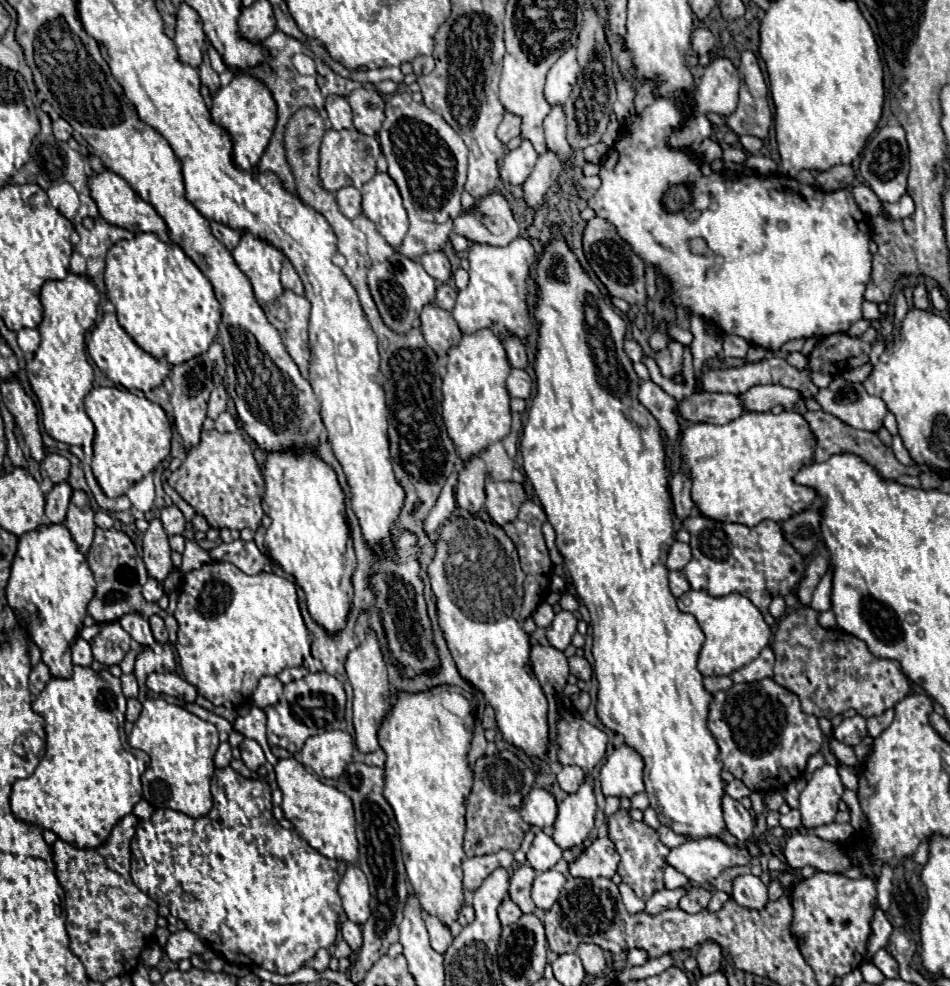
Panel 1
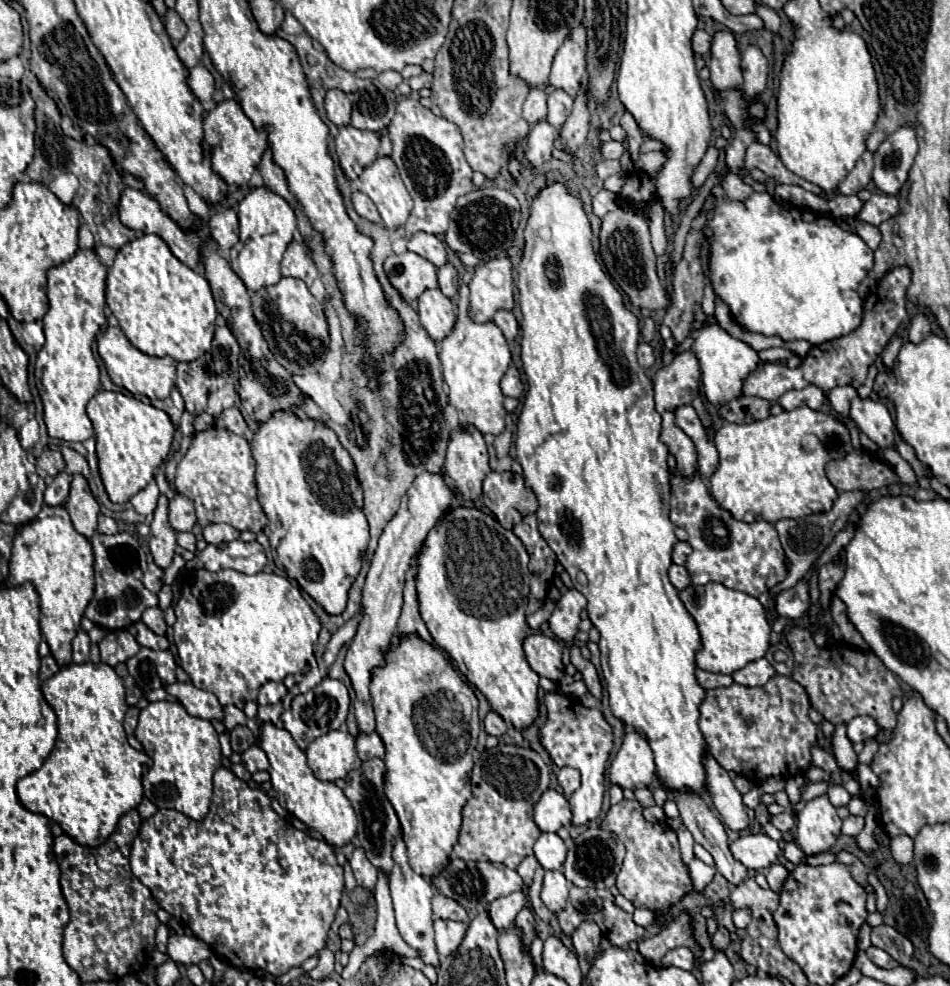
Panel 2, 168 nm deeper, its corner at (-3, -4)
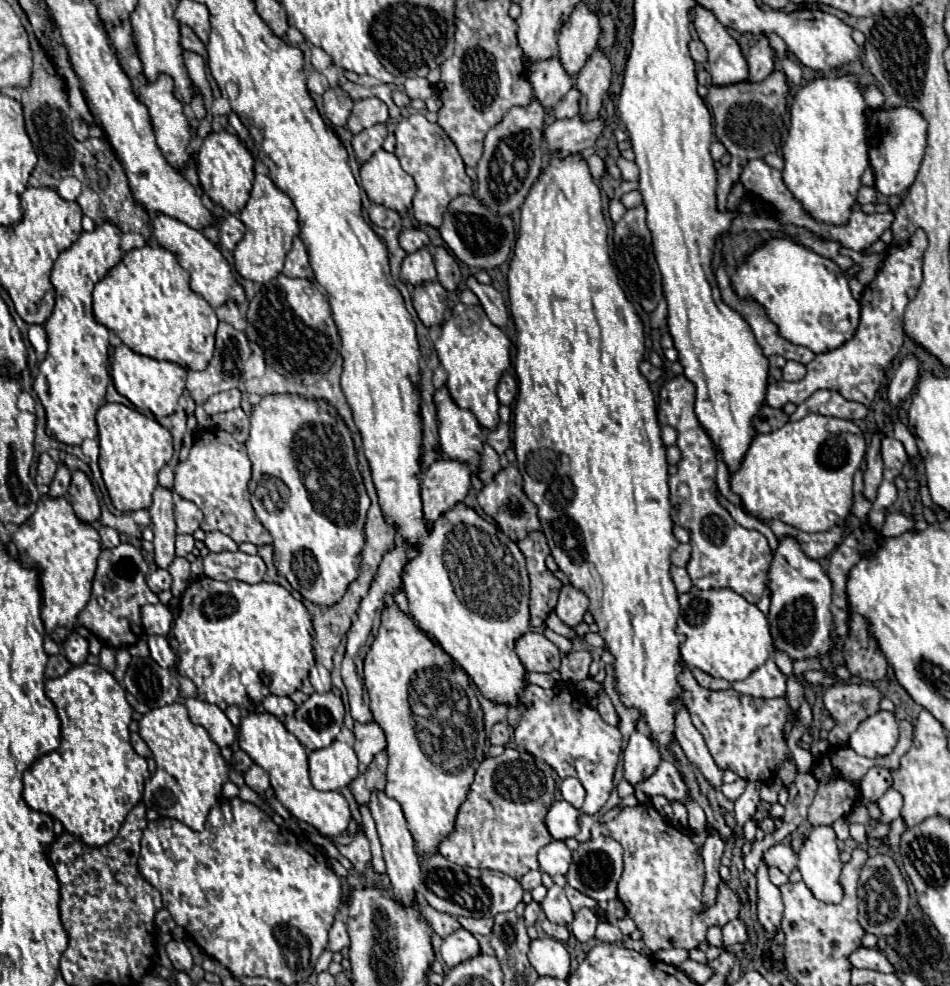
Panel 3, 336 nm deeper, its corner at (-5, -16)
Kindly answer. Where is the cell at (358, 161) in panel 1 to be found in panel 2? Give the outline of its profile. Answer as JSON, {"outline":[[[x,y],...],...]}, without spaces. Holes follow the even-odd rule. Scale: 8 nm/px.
{"outline":[[[353,126],[341,128],[335,138],[335,150],[339,156],[339,166],[349,182],[357,180],[365,166],[377,160],[379,136],[375,132],[363,132]]]}

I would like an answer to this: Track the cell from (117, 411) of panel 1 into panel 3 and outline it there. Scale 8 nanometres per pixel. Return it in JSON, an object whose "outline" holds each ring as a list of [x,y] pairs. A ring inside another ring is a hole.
{"outline":[[[105,404],[97,412],[99,426],[99,468],[111,502],[121,512],[143,510],[151,506],[151,494],[157,486],[157,472],[171,460],[171,434],[157,420],[139,414],[123,404]]]}

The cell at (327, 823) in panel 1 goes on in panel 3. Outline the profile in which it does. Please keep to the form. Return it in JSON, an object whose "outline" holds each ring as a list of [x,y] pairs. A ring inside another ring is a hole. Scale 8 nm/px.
{"outline":[[[251,710],[241,718],[239,724],[239,746],[243,752],[249,754],[249,758],[261,766],[265,772],[269,772],[271,786],[275,790],[275,798],[299,820],[309,822],[315,826],[321,834],[337,838],[343,830],[347,830],[351,812],[345,802],[345,798],[339,792],[321,792],[315,790],[309,780],[307,770],[307,750],[301,746],[301,742],[283,726],[281,720],[277,720],[269,712],[257,712]]]}

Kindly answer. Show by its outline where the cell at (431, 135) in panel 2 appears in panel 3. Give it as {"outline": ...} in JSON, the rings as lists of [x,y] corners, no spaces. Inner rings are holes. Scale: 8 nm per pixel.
{"outline":[[[413,114],[403,118],[395,130],[395,156],[399,158],[405,172],[415,178],[417,194],[413,198],[413,214],[421,224],[439,228],[441,216],[445,214],[445,204],[459,194],[473,194],[473,184],[465,174],[465,164],[453,144],[453,140],[443,132],[439,124],[431,124],[423,114]]]}

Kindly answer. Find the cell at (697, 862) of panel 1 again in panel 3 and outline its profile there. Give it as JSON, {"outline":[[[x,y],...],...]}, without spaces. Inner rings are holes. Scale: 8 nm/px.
{"outline":[[[775,844],[769,850],[765,850],[763,860],[769,866],[777,866],[787,876],[797,868],[797,854],[793,852],[791,846],[785,846],[785,844]]]}

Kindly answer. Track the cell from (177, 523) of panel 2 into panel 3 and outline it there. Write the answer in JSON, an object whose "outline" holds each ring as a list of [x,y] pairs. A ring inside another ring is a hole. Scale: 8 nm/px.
{"outline":[[[175,494],[175,522],[177,534],[193,534],[203,520],[203,512],[191,500],[183,500]]]}

